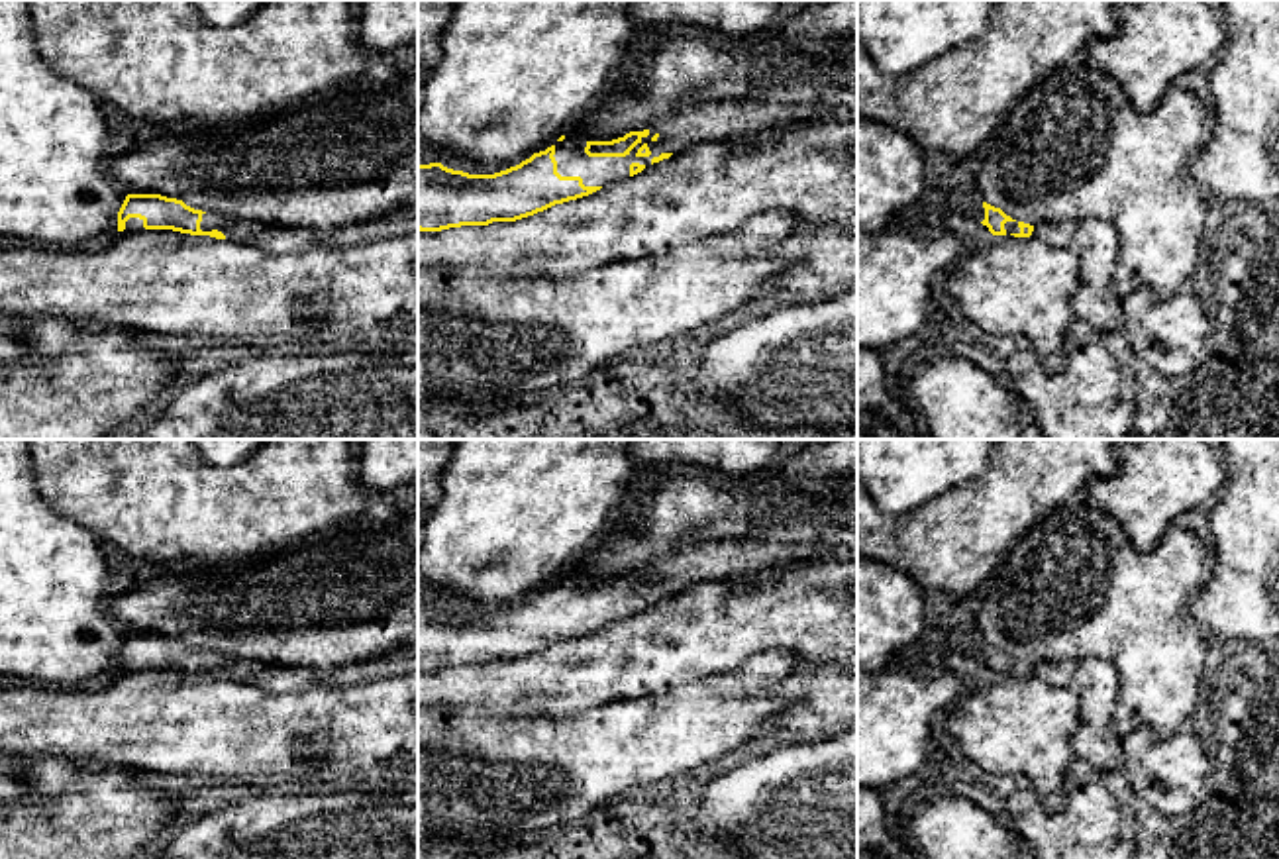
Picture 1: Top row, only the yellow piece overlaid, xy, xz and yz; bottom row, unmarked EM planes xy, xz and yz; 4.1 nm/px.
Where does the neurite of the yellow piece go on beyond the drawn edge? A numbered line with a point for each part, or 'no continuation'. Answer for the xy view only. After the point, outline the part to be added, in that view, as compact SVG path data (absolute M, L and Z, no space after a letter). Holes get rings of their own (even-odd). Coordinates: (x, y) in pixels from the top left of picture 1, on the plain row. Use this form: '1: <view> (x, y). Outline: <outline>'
1: xy (236, 669). Outline: M210 651L202 653L202 661L200 661L202 671L218 669L226 675L226 679L239 681L239 682L253 677L261 667L271 669L277 665L249 663L243 659L226 657L226 655L218 655L218 653L210 653Z

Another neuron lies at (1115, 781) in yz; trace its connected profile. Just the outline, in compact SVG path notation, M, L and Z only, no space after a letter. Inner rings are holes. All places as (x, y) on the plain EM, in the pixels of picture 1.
M1106 771L1102 773L1102 779L1110 796L1118 804L1126 806L1130 798L1134 796L1134 790L1130 788L1126 775L1122 771Z

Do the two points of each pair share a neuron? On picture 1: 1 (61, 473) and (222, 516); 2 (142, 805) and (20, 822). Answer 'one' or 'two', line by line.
1: one
2: one

